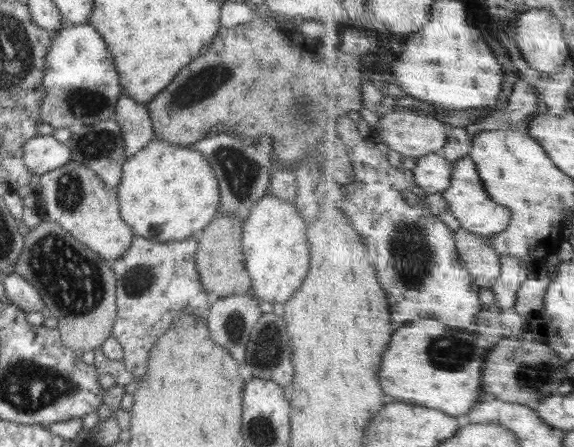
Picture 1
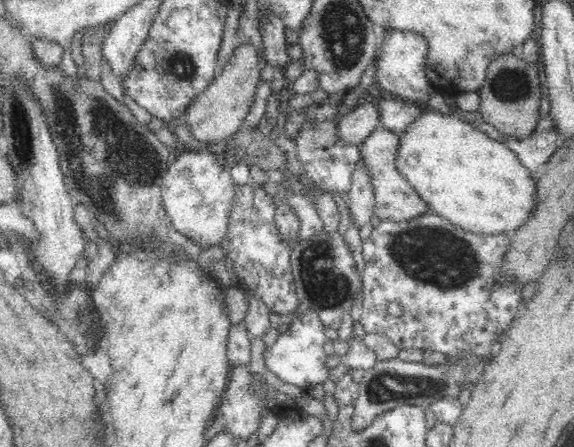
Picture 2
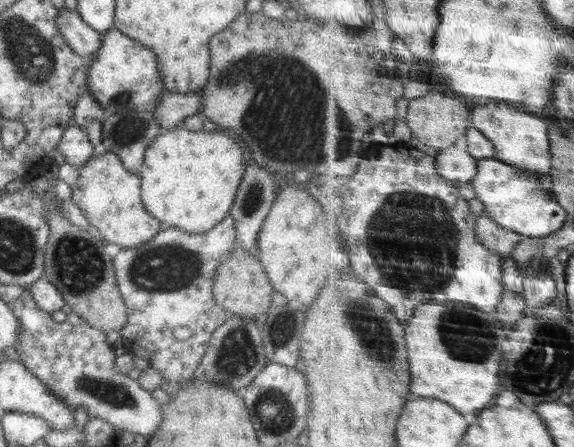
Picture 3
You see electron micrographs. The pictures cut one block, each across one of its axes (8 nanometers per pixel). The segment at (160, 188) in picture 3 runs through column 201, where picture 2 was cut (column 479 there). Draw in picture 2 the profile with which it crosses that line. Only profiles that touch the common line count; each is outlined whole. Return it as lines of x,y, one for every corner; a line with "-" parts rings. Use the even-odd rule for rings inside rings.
423,106
422,114
417,122
414,122
404,133
399,134
400,142
398,142
398,156
396,156
396,167
398,171
410,181
410,185
416,189
416,192
426,201
432,213
440,215
456,226
474,232
476,234
504,234
510,235
514,230
518,230
518,226
522,226
530,214
532,208
536,206
536,180
530,175
530,171
522,165
522,162
516,157
516,153
510,150
505,143
496,141
492,138
490,132
486,129
479,130
476,125
464,122
458,116
443,115
442,113
431,110
429,107

